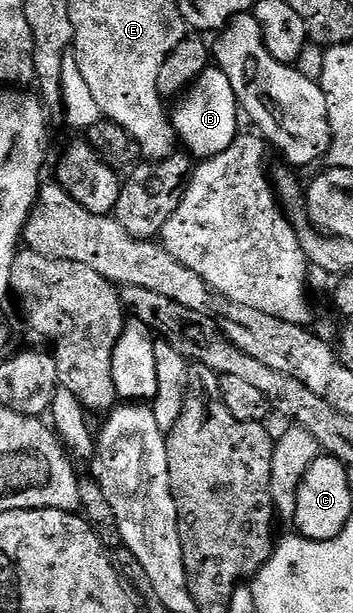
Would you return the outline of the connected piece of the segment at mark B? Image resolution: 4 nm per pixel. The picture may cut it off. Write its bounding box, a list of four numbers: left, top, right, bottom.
[170,66,242,158]

